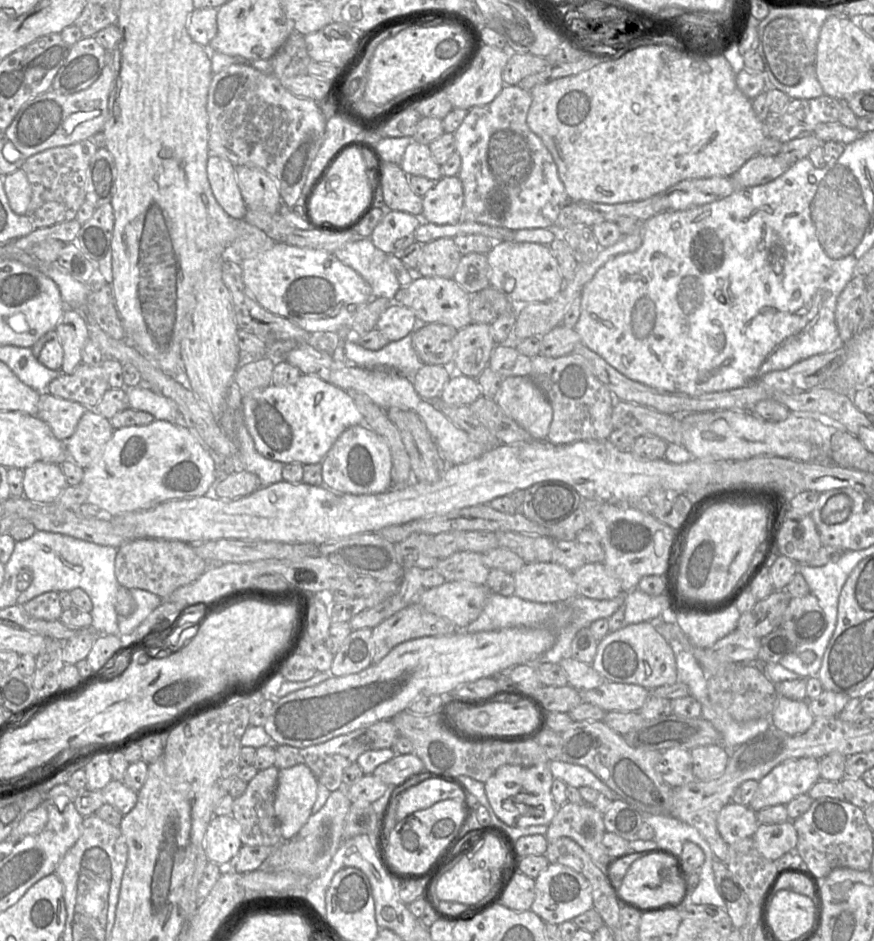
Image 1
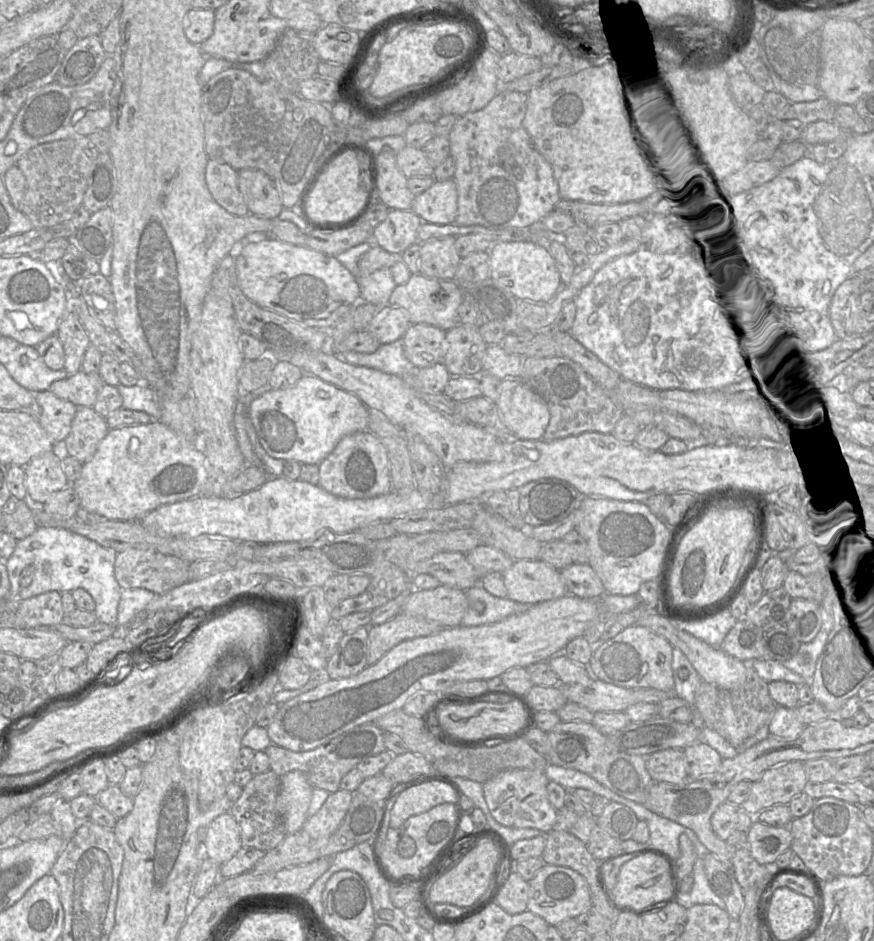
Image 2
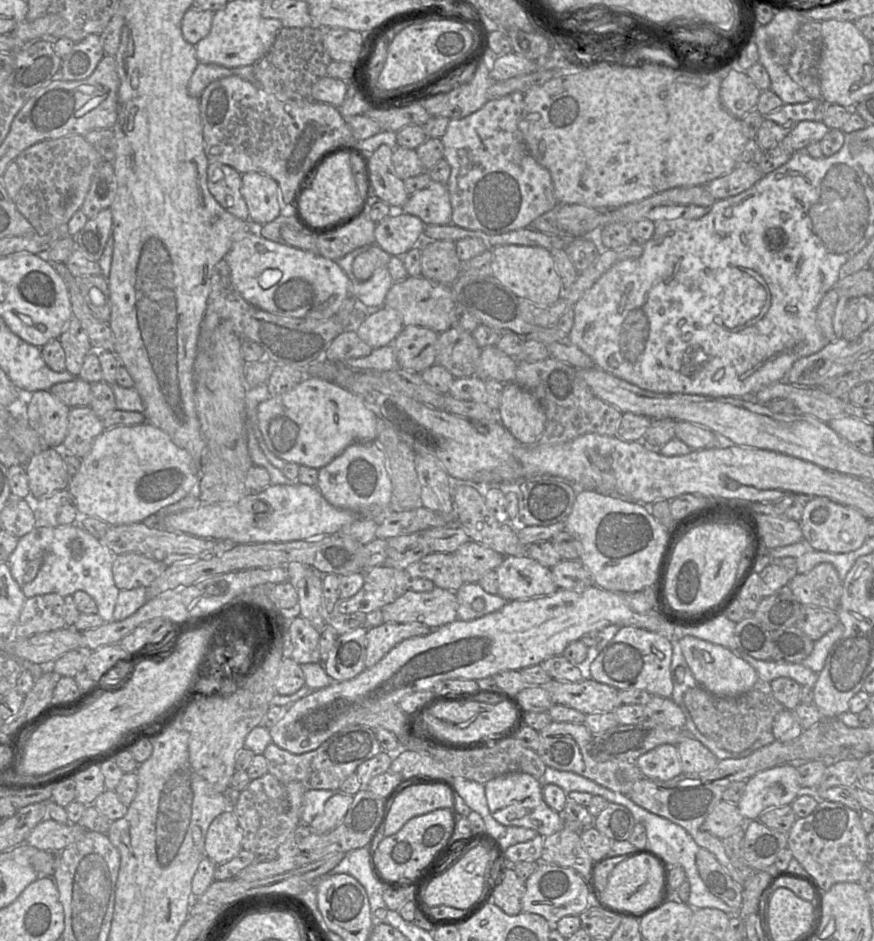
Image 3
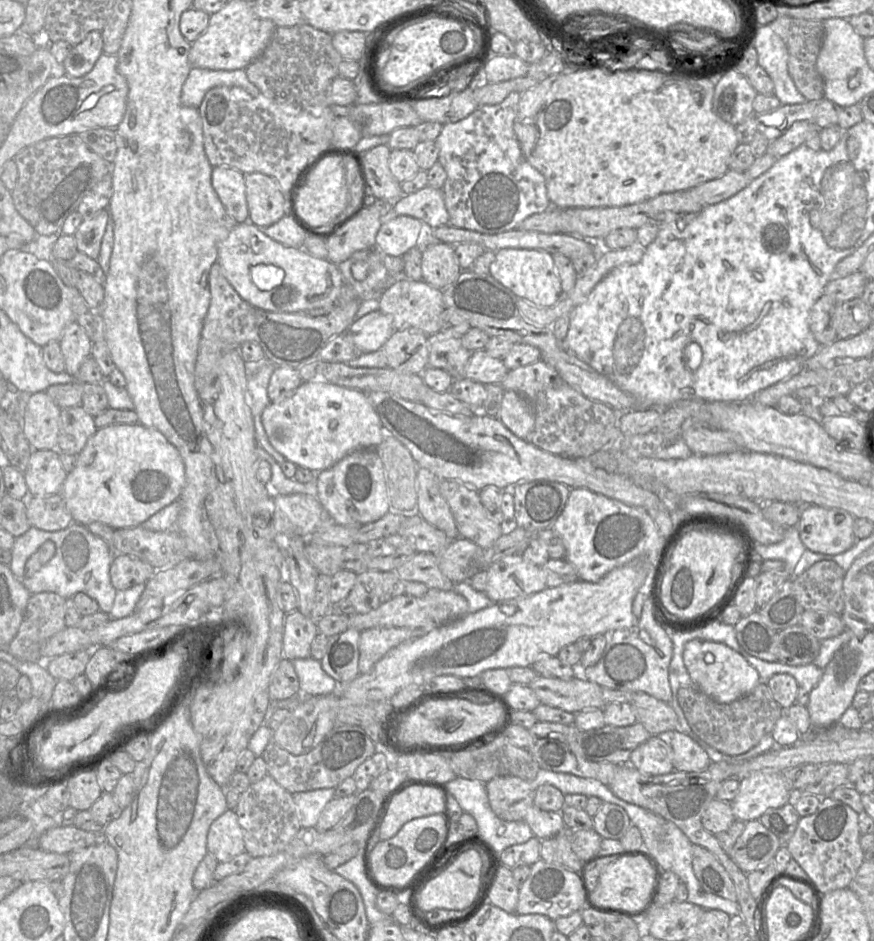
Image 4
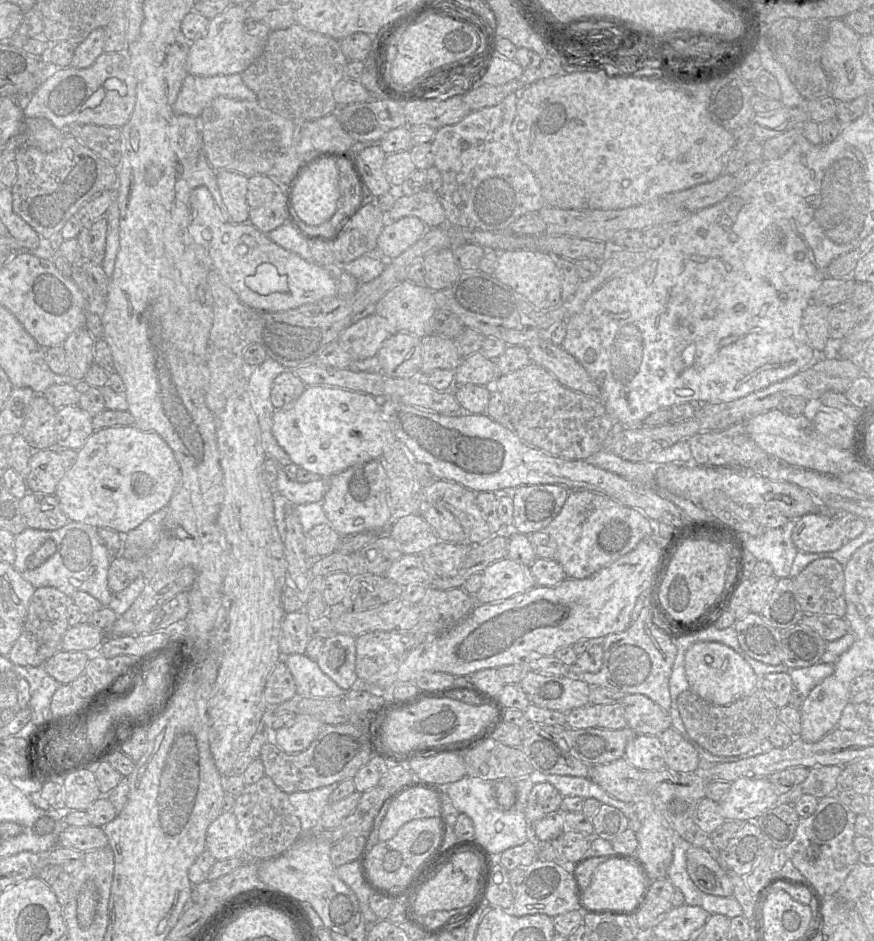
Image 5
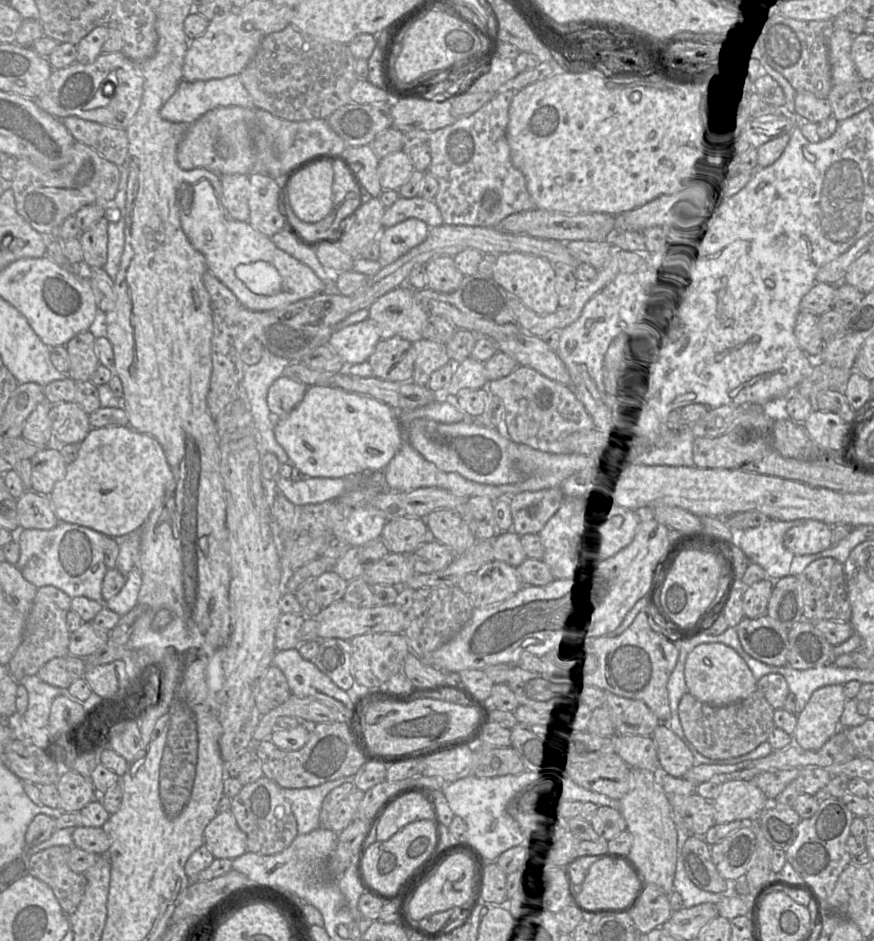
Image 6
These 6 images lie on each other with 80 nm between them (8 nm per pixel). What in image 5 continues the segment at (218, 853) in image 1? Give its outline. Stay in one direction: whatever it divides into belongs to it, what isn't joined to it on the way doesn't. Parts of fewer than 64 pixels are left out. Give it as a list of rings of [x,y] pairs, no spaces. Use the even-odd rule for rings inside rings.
[[[232,811],[223,812],[207,829],[206,849],[216,861],[245,856],[245,839]]]

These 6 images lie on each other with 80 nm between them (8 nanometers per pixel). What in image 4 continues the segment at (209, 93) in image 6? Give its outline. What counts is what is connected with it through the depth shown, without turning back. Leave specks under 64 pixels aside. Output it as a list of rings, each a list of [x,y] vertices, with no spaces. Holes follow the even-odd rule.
[[[192,67],[182,86],[182,105],[198,109],[206,93],[217,86],[240,87],[254,97],[260,94],[248,80],[245,69],[226,71]]]

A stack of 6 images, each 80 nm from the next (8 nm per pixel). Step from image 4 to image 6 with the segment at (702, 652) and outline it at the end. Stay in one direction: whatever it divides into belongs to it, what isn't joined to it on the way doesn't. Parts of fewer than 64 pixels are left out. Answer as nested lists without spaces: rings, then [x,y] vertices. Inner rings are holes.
[[[704,643],[687,656],[684,677],[688,692],[701,702],[721,707],[748,698],[757,690],[757,680],[742,657],[723,643]]]

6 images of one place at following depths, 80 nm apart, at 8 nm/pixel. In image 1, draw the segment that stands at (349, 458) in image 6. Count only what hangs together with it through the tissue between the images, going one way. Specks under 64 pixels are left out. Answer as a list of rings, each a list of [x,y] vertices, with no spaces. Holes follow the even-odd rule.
[[[302,374],[290,385],[255,389],[242,397],[245,426],[255,449],[267,459],[283,464],[322,463],[338,439],[349,427],[364,424],[352,393],[322,380],[317,375]]]

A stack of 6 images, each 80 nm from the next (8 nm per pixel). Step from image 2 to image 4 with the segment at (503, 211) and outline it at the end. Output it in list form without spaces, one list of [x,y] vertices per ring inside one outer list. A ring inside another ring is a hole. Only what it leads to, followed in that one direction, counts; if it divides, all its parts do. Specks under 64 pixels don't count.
[[[511,92],[499,104],[479,106],[466,118],[443,124],[435,141],[439,148],[438,162],[447,173],[442,190],[450,225],[484,234],[502,233],[552,206],[544,176],[527,161],[514,131],[520,97],[521,93]]]

